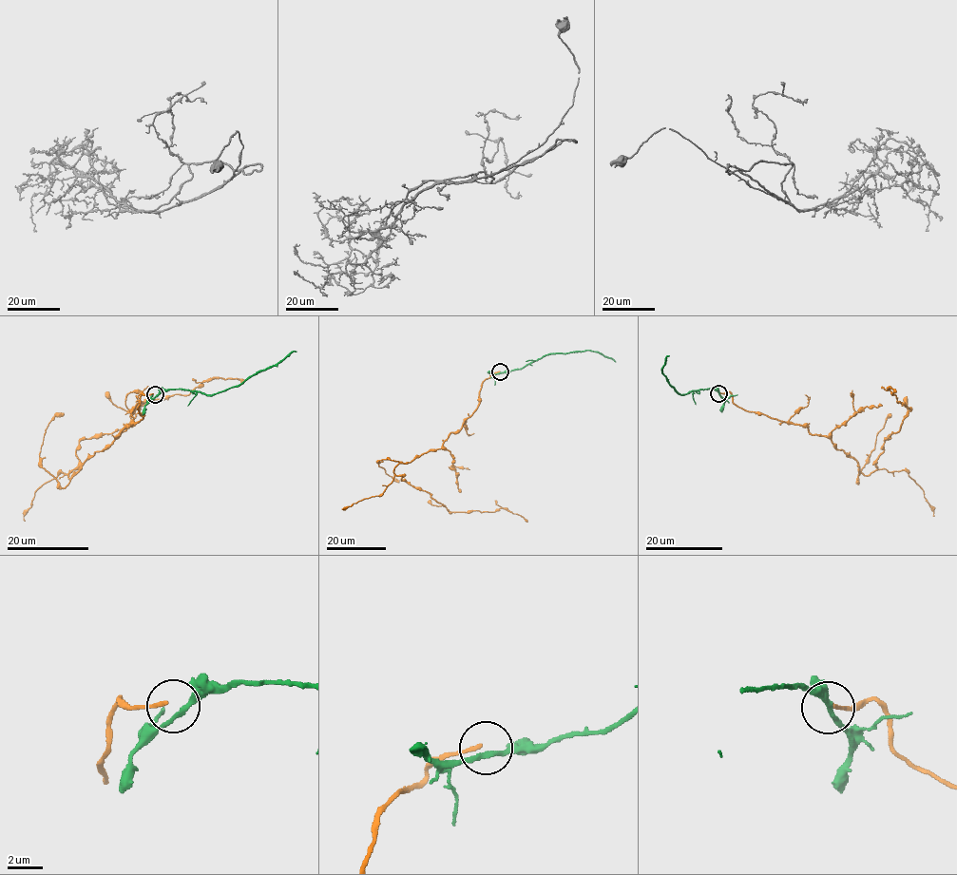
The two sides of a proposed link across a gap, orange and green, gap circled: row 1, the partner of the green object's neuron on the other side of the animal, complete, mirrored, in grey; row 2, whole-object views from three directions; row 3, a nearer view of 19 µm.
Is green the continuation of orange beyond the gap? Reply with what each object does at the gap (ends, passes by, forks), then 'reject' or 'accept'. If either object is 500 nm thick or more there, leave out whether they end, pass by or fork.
orange ends; green passes by; reject

